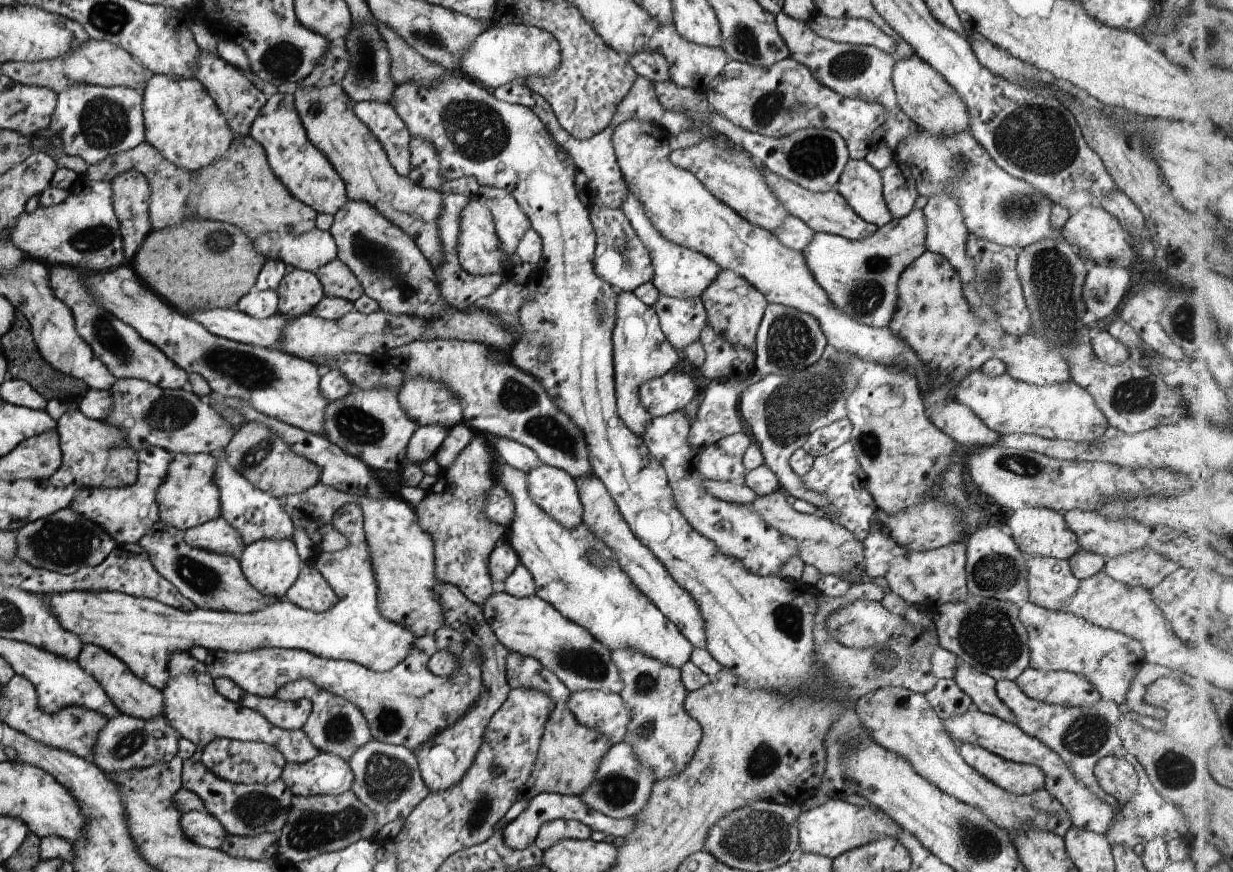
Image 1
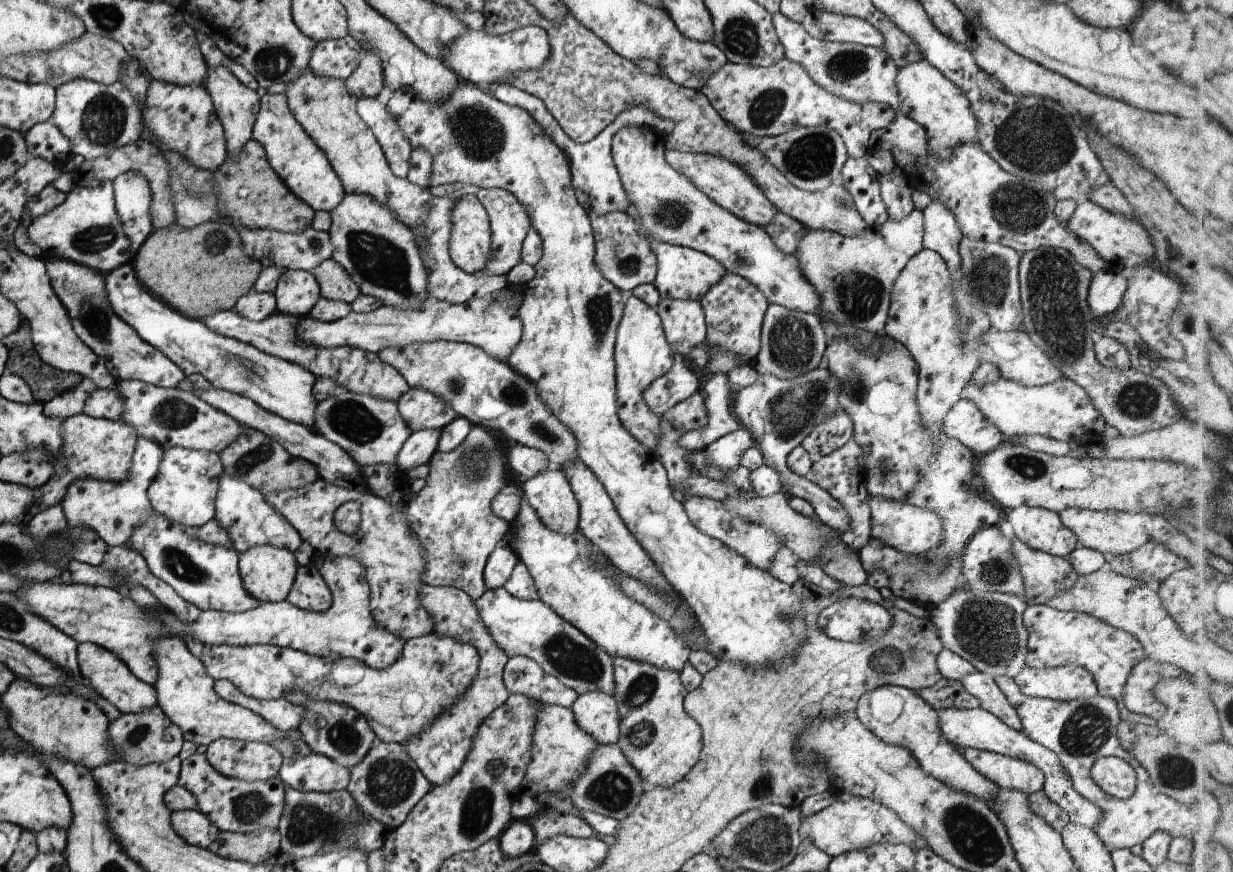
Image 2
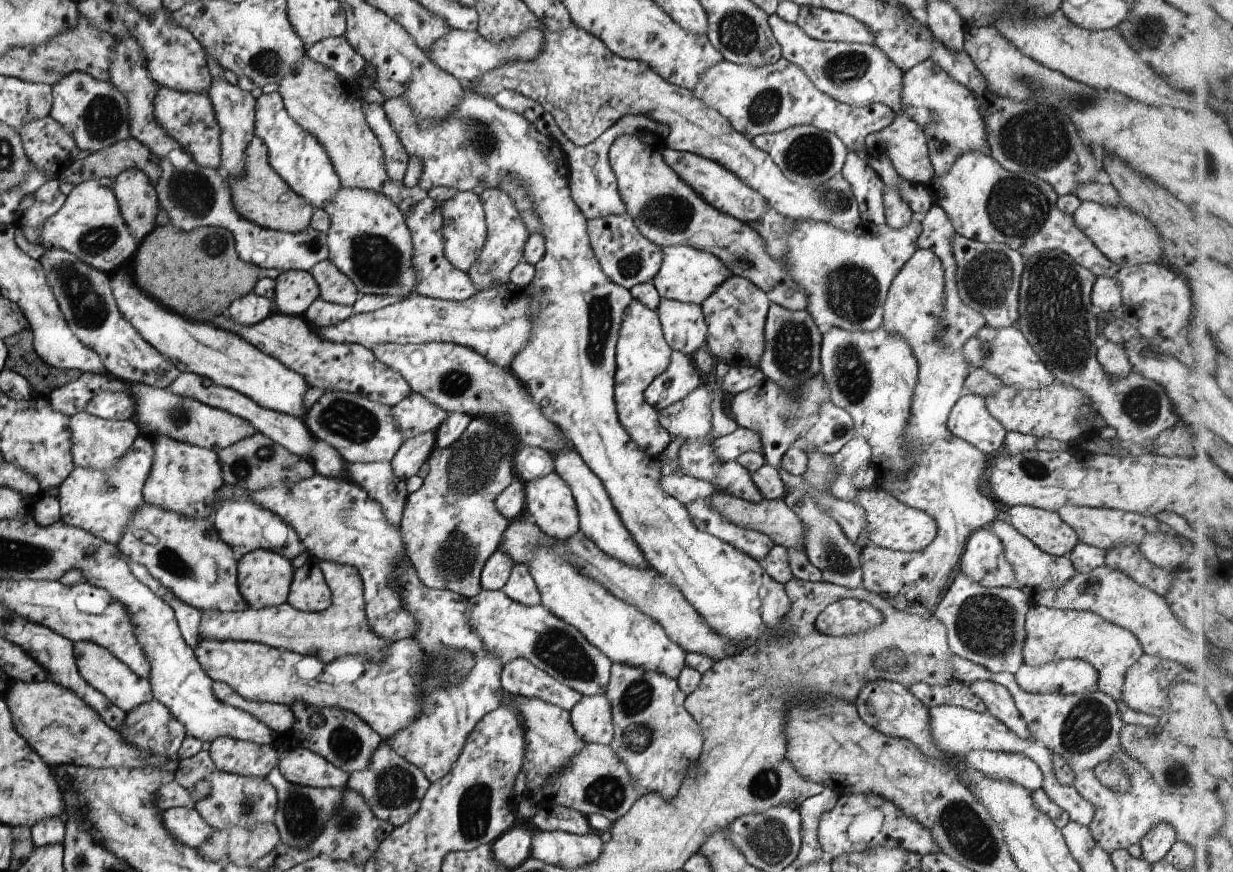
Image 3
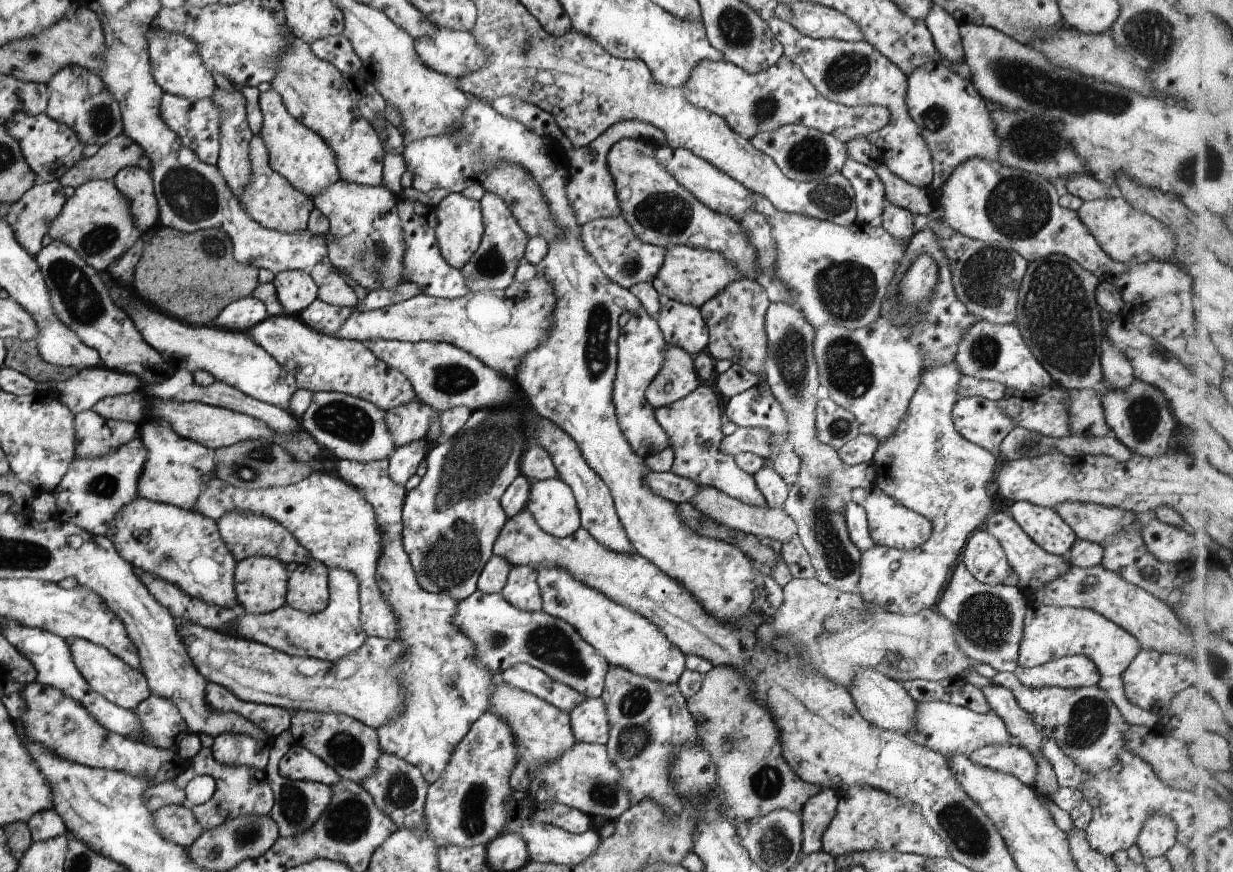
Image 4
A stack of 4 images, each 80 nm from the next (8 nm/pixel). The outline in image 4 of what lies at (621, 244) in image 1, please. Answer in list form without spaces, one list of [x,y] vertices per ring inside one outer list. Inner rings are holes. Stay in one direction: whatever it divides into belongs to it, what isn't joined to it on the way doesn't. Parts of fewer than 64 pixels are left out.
[[[621,215],[586,222],[580,228],[580,239],[583,248],[609,280],[624,289],[637,283],[651,283],[666,253],[666,248],[641,242],[635,237],[632,227],[626,224]]]

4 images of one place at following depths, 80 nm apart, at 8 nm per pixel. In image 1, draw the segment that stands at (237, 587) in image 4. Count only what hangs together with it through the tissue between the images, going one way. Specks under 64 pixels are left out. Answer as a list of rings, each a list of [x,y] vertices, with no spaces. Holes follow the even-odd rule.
[[[289,539],[278,541],[260,540],[245,546],[237,556],[240,569],[248,583],[258,592],[279,600],[284,600],[284,594],[296,582],[300,574],[301,561],[295,551],[295,545]]]

